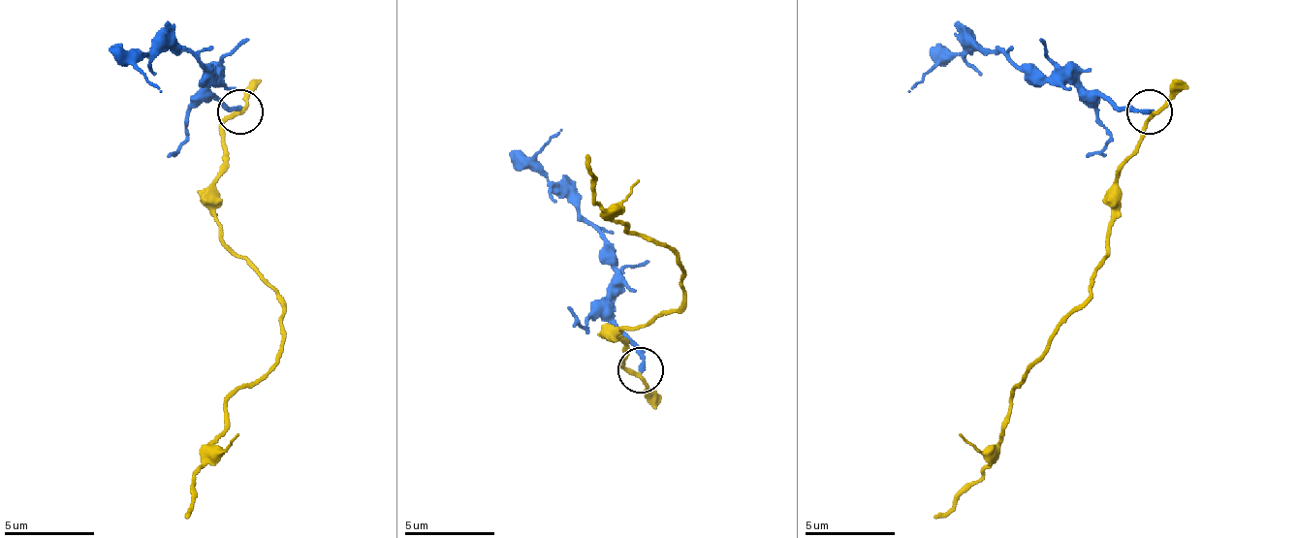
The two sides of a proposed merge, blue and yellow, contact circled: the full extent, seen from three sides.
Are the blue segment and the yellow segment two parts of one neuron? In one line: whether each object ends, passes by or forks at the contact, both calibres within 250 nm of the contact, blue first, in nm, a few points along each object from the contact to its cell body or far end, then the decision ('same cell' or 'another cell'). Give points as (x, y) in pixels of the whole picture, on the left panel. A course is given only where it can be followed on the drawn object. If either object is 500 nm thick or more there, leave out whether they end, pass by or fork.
blue ends; yellow passes by; calibres 240 and 220 nm; course blue (241, 110), (209, 92), (214, 79), (186, 51), (150, 51), (137, 70), (159, 92); course yellow (241, 110), (223, 124), (214, 219), (277, 297), (282, 355), (228, 400), (186, 519); another cell

